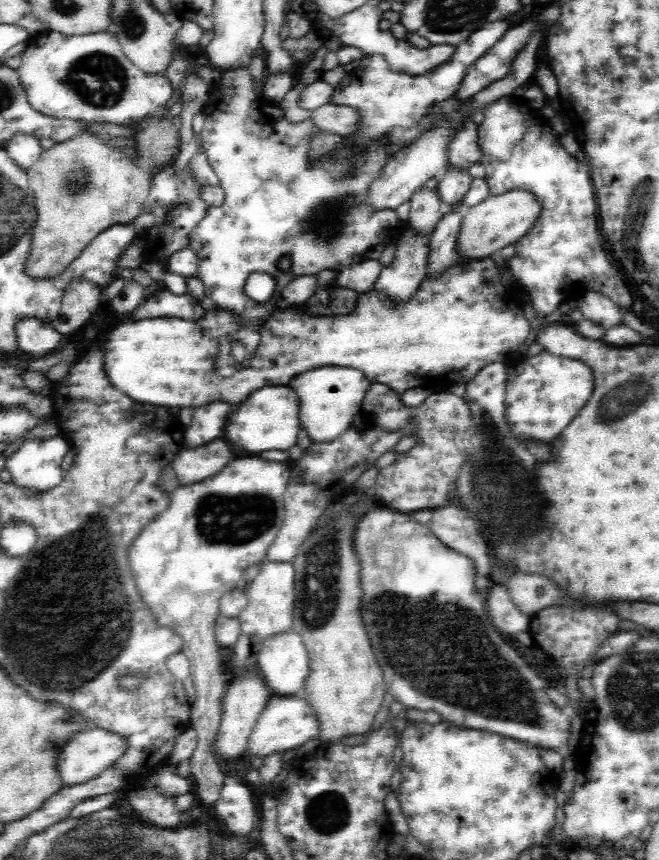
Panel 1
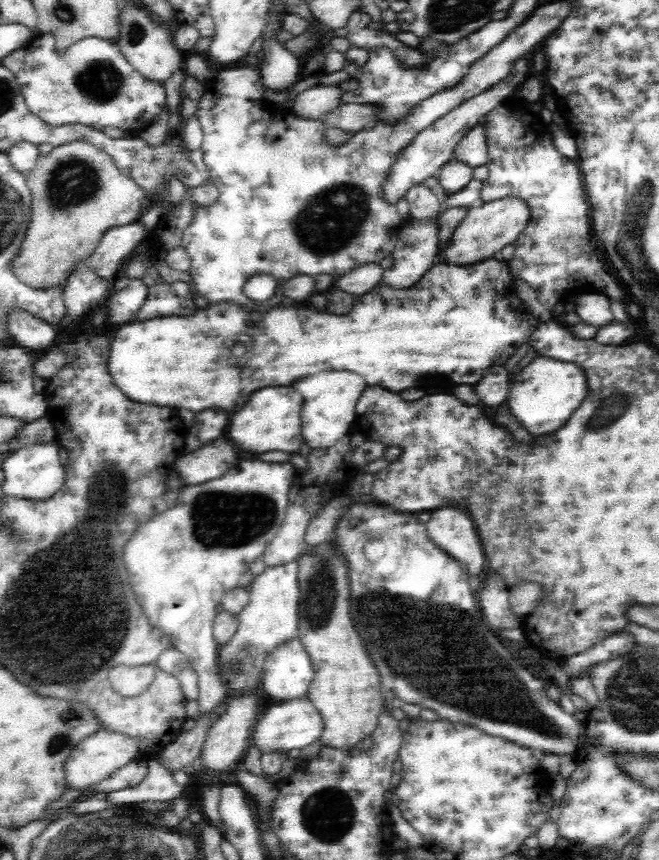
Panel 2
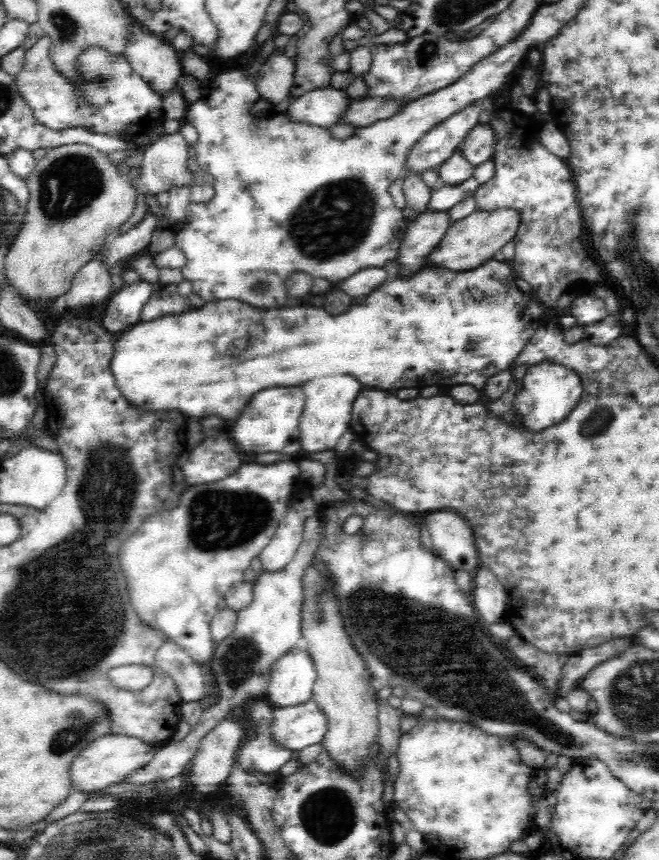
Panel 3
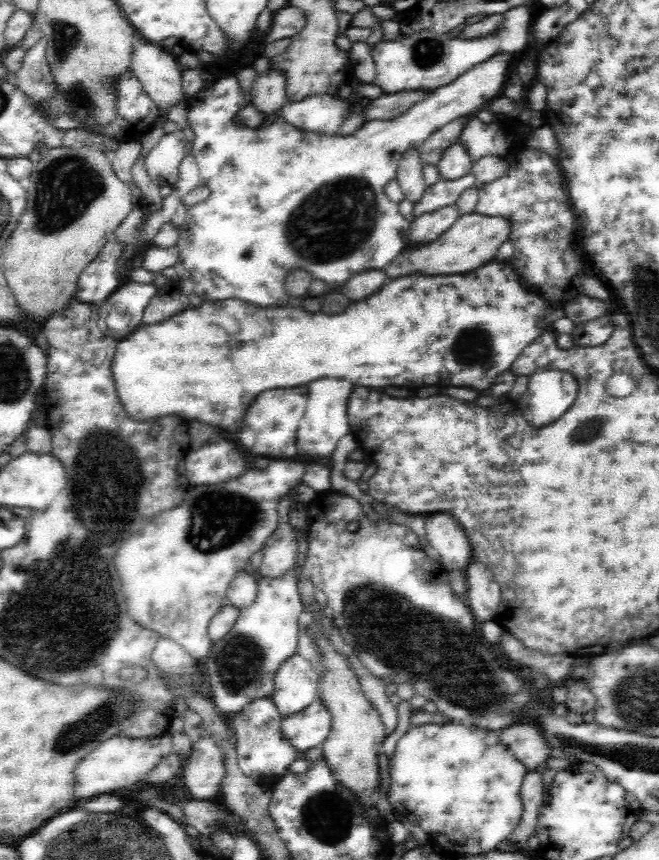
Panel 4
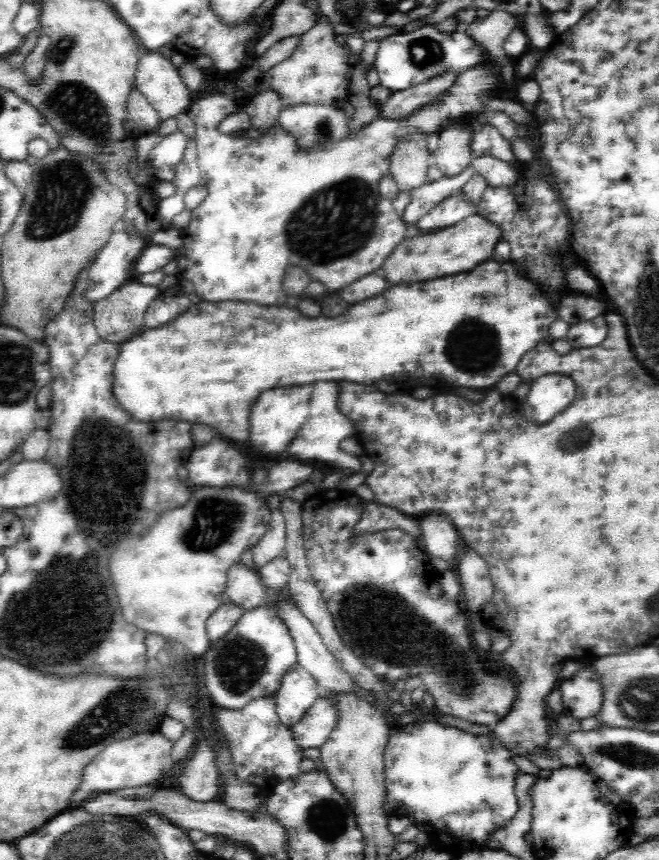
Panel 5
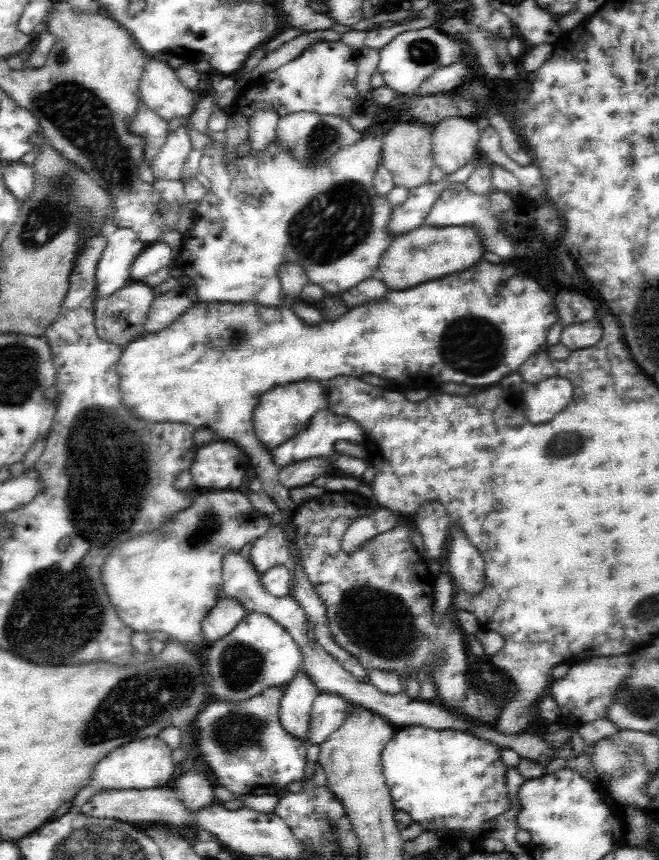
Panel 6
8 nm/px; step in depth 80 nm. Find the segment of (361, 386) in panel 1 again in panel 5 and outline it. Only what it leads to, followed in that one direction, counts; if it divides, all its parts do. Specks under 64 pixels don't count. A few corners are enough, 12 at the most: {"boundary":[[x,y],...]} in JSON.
{"boundary":[[335,381],[313,383],[308,420],[292,440],[291,460],[317,459],[350,474],[361,461],[339,448],[358,438],[336,406]]}

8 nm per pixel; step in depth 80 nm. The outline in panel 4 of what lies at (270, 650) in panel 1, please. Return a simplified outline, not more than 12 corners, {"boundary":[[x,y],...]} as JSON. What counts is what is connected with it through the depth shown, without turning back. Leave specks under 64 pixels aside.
{"boundary":[[300,655],[275,674],[281,718],[316,701],[320,672]]}

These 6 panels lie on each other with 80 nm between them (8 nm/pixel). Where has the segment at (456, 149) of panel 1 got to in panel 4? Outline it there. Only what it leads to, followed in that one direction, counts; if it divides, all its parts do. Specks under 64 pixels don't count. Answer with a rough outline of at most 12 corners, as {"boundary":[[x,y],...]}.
{"boundary":[[471,117],[460,140],[472,161],[504,158],[513,139]]}

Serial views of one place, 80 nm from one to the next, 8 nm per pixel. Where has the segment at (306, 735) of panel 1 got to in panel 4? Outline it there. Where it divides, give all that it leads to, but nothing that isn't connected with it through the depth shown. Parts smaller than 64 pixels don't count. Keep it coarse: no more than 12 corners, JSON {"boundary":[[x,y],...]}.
{"boundary":[[317,698],[281,719],[281,732],[299,751],[320,747],[332,715]]}

